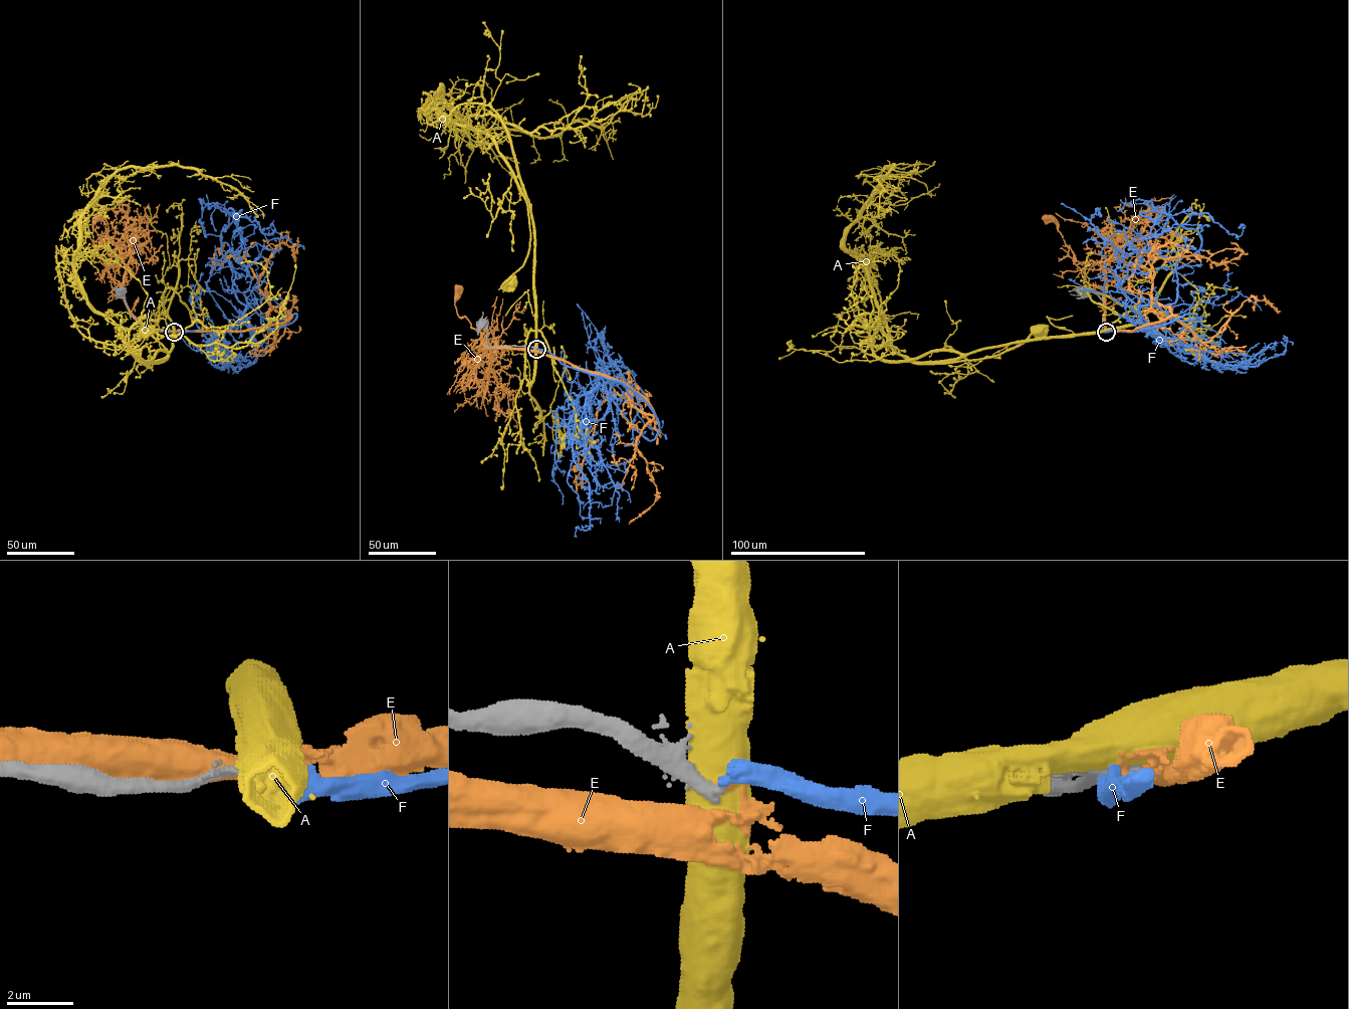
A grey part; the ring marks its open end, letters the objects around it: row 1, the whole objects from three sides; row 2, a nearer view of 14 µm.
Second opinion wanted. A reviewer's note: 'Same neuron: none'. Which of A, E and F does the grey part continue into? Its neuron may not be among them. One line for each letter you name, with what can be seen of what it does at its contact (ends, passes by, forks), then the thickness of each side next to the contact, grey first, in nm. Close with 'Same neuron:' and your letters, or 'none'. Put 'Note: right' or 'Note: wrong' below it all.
Same neuron: none
Note: right

